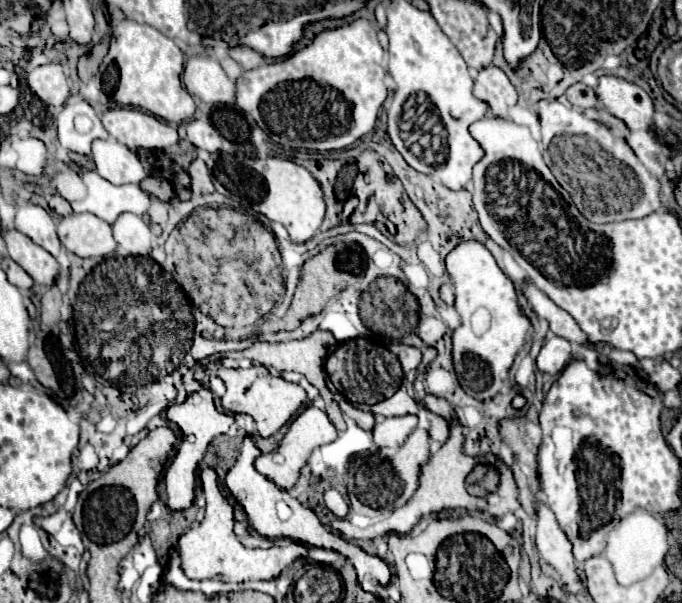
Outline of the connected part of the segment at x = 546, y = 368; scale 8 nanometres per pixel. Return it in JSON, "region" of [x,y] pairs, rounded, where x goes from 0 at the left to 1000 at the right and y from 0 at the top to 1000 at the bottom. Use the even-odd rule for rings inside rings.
{"region":[[[812,557],[795,574],[786,600],[795,617],[821,620],[830,600],[836,597],[836,587],[839,587],[839,570],[821,557]]]}

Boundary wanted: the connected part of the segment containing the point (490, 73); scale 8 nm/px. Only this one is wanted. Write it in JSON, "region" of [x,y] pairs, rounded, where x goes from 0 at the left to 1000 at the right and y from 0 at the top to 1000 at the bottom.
{"region":[[[716,109],[698,123],[695,159],[713,169],[721,189],[733,196],[745,196],[745,179],[751,179],[760,166],[757,146],[748,139],[745,126],[727,109]]]}

